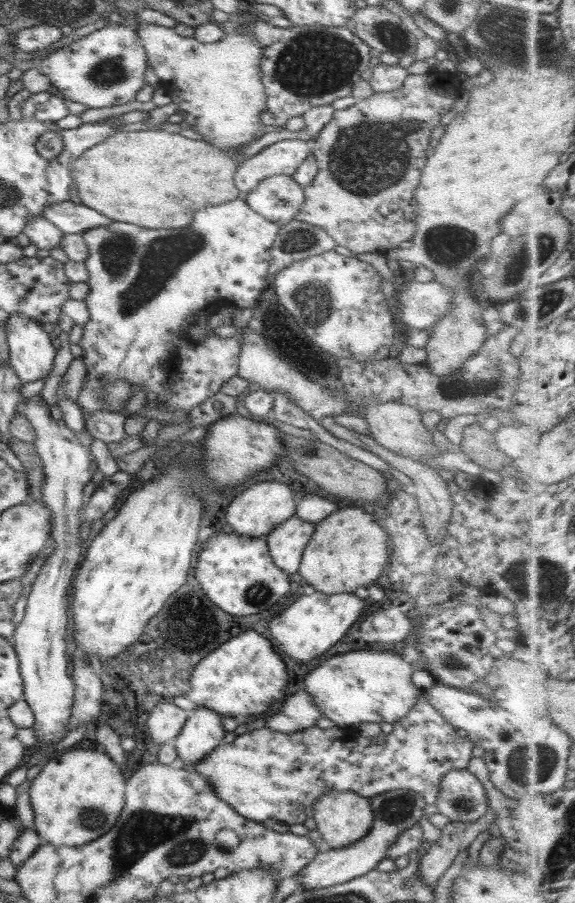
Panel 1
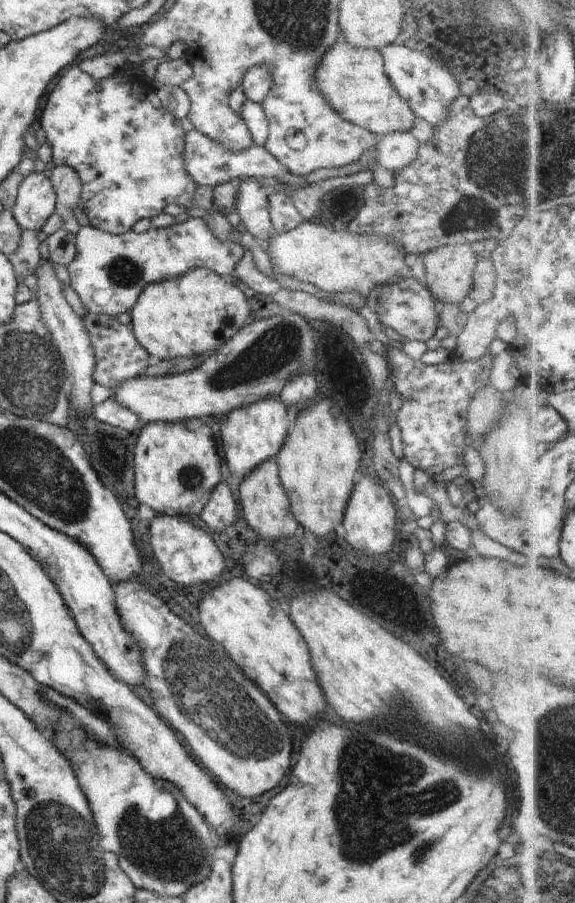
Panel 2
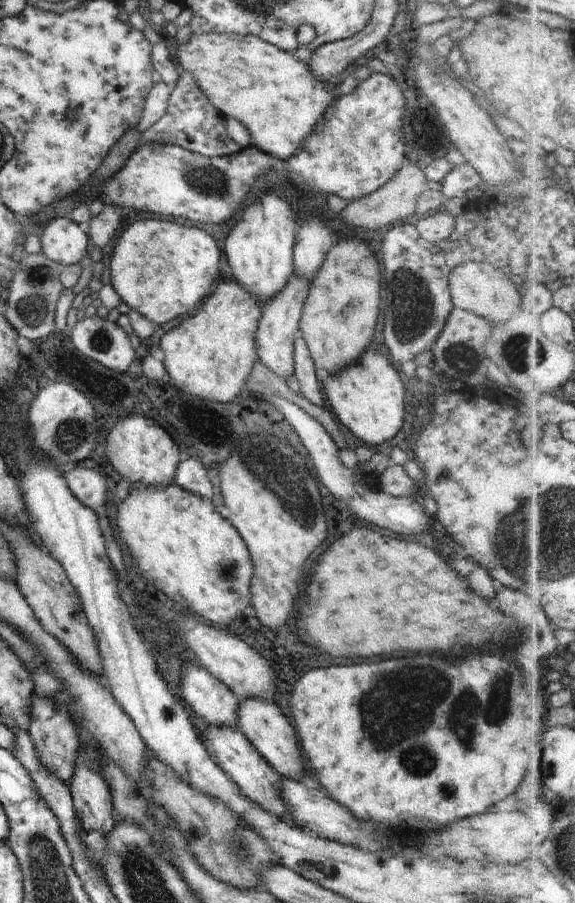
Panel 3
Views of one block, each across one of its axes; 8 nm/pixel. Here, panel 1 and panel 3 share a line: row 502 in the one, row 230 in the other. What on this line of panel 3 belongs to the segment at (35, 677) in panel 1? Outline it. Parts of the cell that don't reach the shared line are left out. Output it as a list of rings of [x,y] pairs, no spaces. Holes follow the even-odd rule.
[[[56,217],[45,226],[39,240],[43,254],[60,266],[78,265],[87,254],[89,238],[66,217]]]

